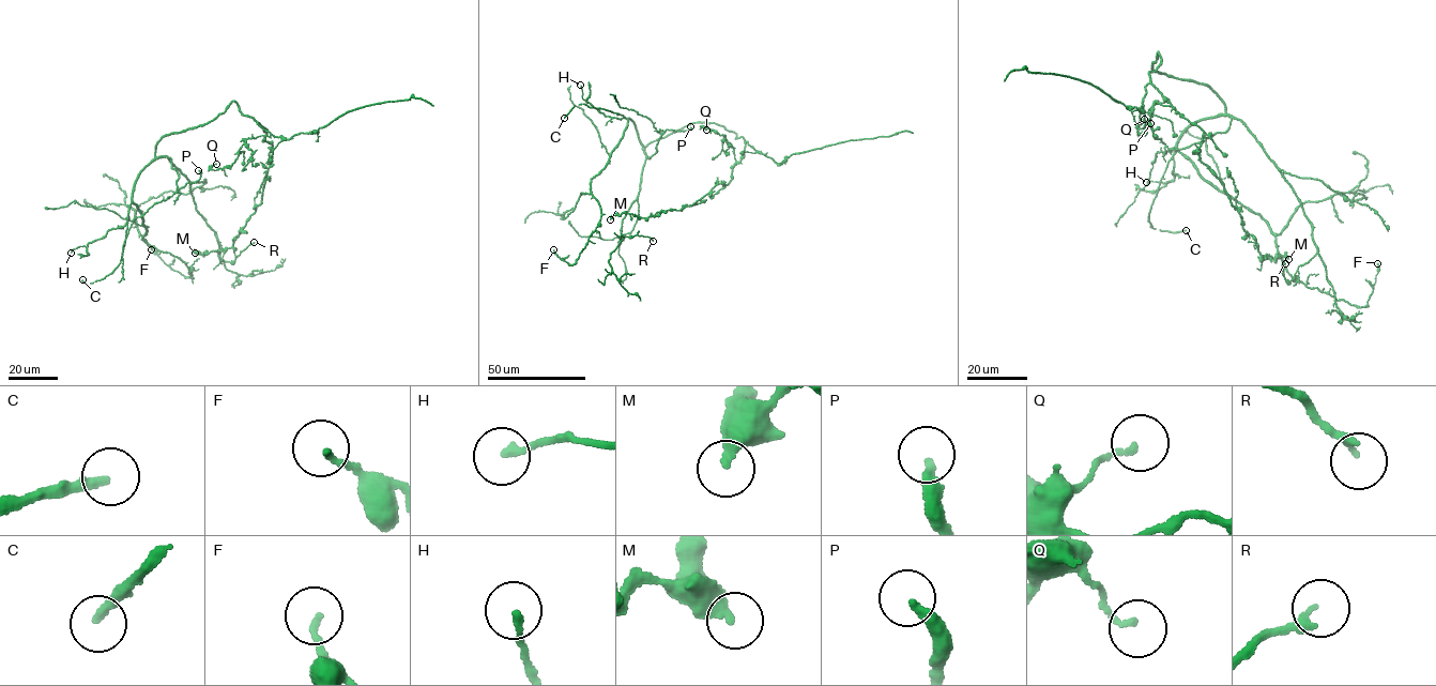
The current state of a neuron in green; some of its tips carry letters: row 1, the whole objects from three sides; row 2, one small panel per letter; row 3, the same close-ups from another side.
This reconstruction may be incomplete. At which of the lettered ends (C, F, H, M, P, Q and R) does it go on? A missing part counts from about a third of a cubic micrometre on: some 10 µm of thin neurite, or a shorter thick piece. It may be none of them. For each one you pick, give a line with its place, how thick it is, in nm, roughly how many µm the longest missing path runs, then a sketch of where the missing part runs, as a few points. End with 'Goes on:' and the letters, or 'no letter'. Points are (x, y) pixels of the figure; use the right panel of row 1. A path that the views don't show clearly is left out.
Goes on: no letter

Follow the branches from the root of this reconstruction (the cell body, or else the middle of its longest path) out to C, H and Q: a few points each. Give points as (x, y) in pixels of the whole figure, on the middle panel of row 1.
C: (670, 133), (643, 149), (632, 121), (617, 113), (580, 104), (564, 118)
H: (670, 133), (643, 149), (632, 121), (599, 111), (582, 98), (580, 85)
Q: (670, 133), (694, 122), (720, 125), (744, 137), (739, 161), (724, 135), (703, 126), (706, 130)

